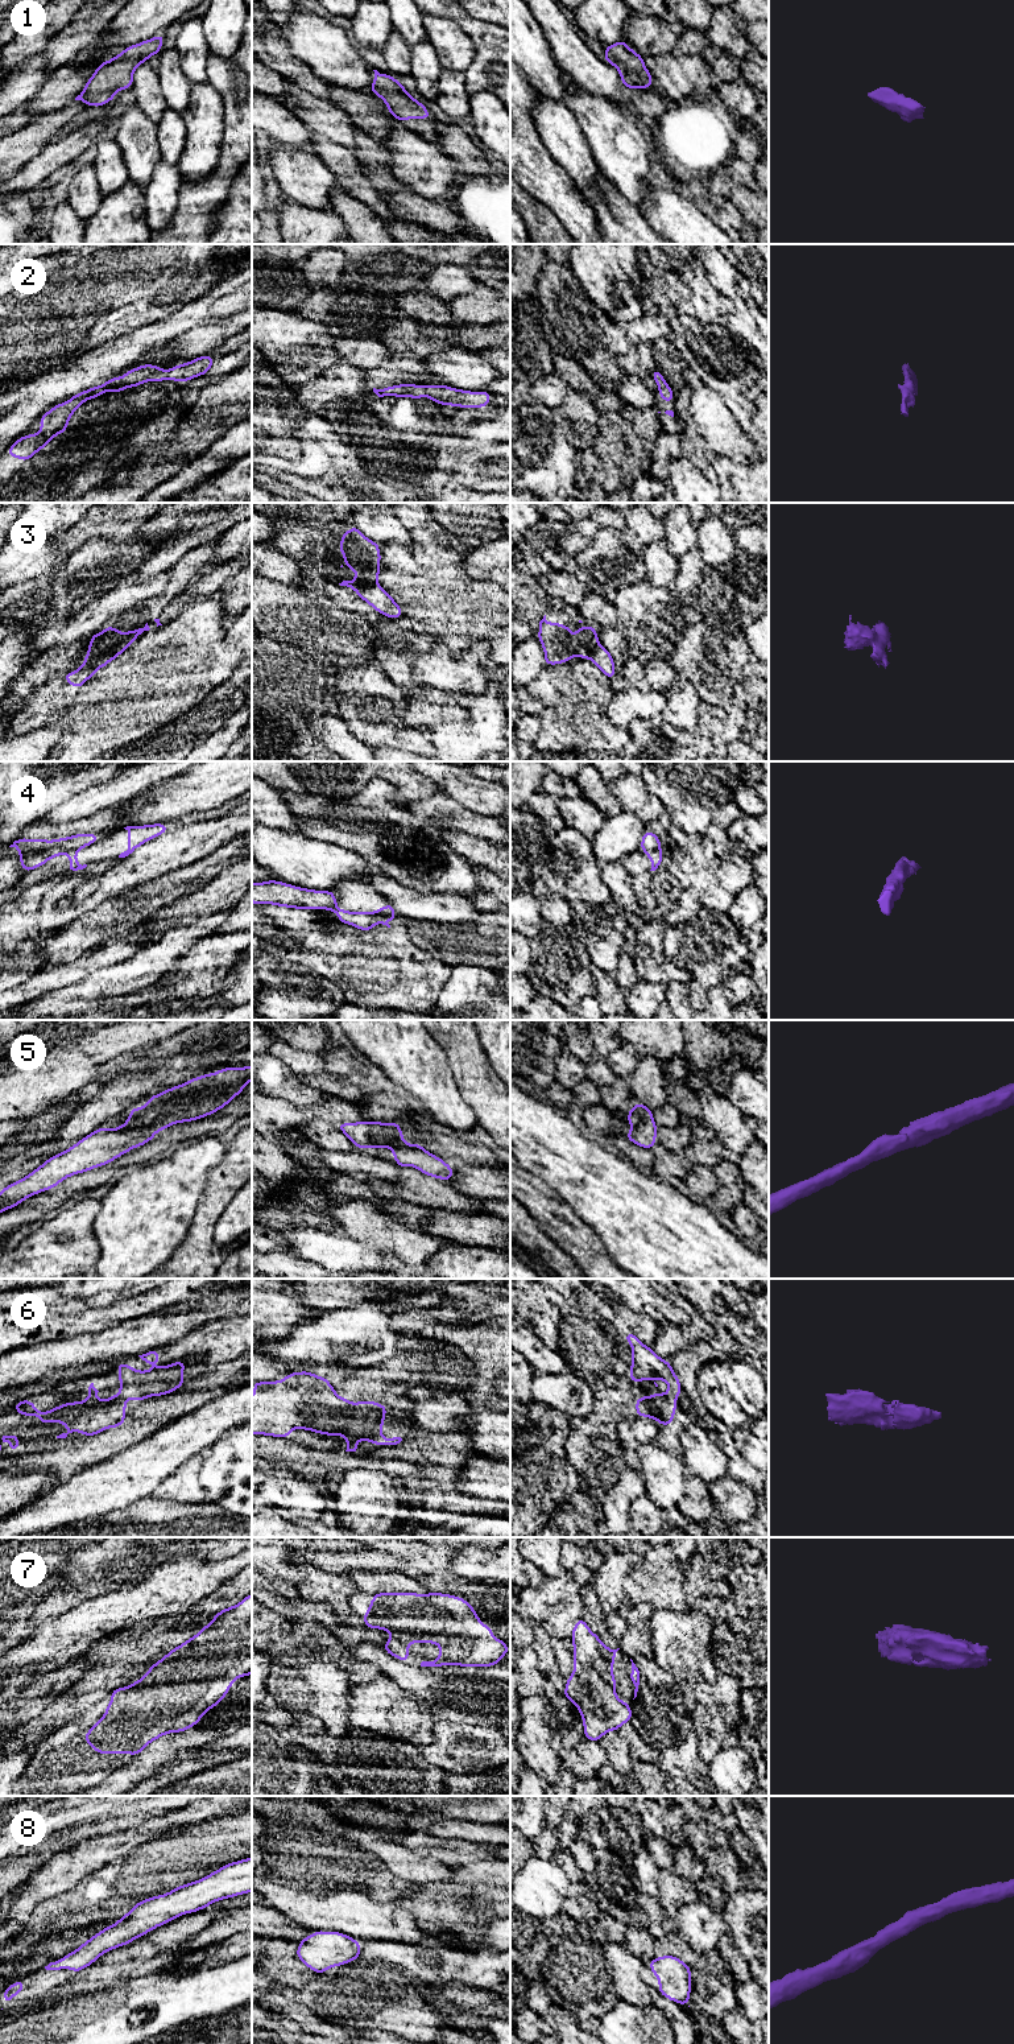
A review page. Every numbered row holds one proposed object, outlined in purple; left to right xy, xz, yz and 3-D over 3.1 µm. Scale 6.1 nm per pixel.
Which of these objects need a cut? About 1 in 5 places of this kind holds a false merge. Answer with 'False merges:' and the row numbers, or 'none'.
False merges: 3, 4

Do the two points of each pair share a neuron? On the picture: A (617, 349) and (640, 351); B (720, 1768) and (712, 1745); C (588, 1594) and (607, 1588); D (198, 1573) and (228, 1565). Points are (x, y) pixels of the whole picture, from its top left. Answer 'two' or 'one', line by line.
A: two
B: two
C: two
D: one

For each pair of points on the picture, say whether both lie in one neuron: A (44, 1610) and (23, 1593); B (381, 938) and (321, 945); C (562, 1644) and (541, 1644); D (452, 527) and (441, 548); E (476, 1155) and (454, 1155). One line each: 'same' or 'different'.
A: different
B: same
C: different
D: different
E: same

